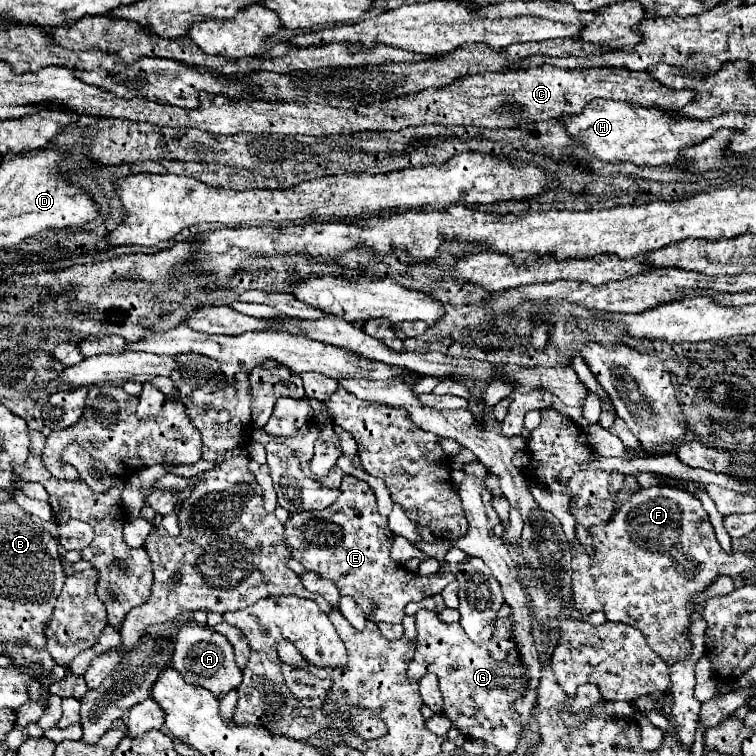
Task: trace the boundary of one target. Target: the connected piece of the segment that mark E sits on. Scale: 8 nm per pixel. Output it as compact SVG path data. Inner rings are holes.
M346 475L342 479L342 493L328 511L304 511L300 515L290 515L284 529L284 539L292 549L294 559L308 571L334 581L338 591L352 597L366 613L366 619L374 623L402 623L404 607L410 601L436 595L456 579L450 571L422 579L418 573L392 563L390 545L394 543L394 533L388 527L388 519L378 513L376 497L368 483L354 475Z

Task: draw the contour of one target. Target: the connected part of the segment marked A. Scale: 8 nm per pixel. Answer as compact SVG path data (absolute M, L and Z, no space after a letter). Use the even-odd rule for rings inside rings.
M190 623L188 627L180 629L180 633L176 635L172 667L182 675L184 681L208 689L216 699L222 699L222 695L230 693L232 689L238 689L242 683L242 671L236 667L234 651L228 639L224 639L218 631L204 629L196 623Z

